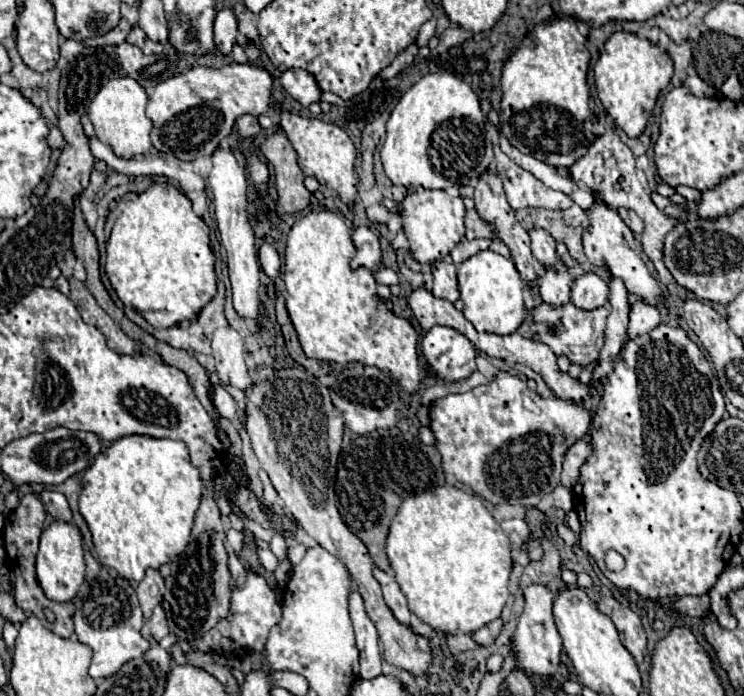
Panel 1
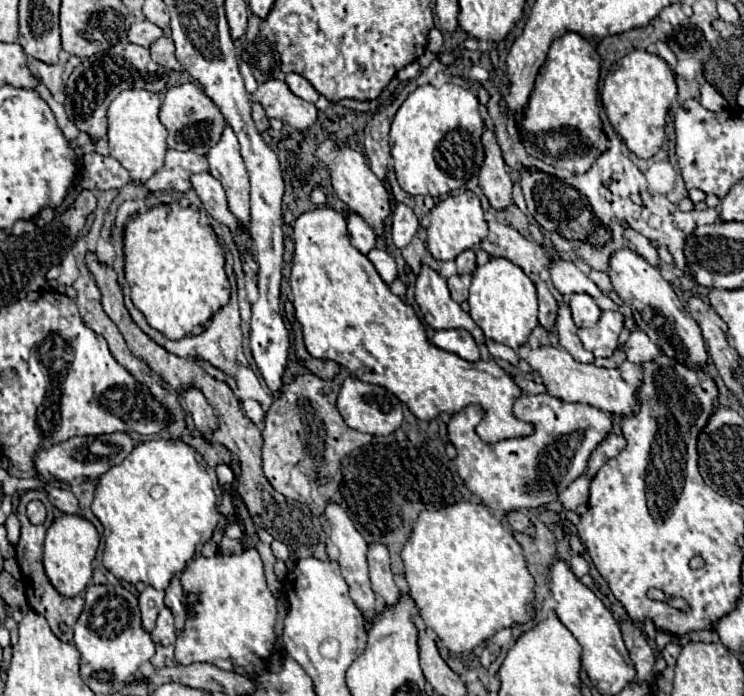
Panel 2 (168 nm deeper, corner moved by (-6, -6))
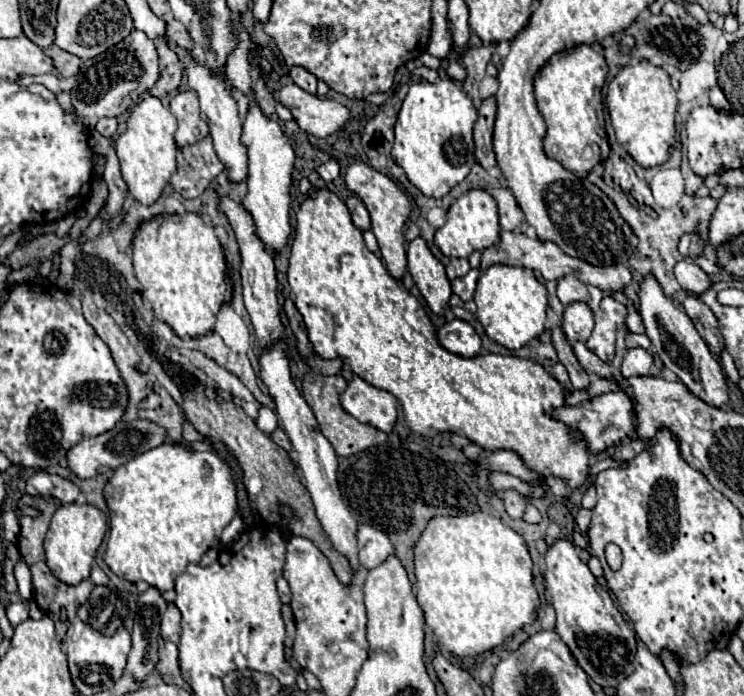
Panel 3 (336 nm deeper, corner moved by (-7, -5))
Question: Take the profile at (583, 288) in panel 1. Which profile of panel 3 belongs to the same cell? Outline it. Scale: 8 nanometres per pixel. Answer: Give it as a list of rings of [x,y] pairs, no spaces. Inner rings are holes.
[[[572,302],[564,310],[564,322],[562,322],[564,334],[568,340],[580,340],[586,342],[592,328],[594,328],[594,314],[584,302]]]

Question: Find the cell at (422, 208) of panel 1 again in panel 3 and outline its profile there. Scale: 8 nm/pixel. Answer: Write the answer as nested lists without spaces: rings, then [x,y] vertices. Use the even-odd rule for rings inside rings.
[[[468,190],[448,208],[448,220],[436,230],[434,244],[448,258],[468,258],[474,250],[484,250],[498,242],[500,224],[496,212],[496,200],[486,190]]]

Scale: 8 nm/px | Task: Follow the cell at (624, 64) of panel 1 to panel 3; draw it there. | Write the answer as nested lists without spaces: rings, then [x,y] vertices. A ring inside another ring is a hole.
[[[648,60],[624,66],[608,84],[606,104],[618,142],[640,166],[660,166],[670,158],[670,148],[676,142],[674,114],[678,100],[664,68],[654,66]]]

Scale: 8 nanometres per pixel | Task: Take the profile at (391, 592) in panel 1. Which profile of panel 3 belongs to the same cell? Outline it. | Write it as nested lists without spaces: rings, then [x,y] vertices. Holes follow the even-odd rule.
[[[360,524],[358,526],[358,554],[360,554],[360,564],[368,570],[380,566],[390,554],[394,554],[394,548],[388,540],[388,536],[380,530],[374,530],[372,526]]]

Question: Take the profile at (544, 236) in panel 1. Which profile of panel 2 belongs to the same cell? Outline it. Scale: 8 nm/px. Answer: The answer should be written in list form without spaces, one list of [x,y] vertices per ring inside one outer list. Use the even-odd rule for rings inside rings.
[[[559,261],[559,265],[551,265],[549,269],[551,281],[555,289],[561,295],[573,295],[573,293],[587,293],[595,299],[599,309],[603,311],[621,311],[621,307],[609,299],[581,269],[577,269],[571,261]]]

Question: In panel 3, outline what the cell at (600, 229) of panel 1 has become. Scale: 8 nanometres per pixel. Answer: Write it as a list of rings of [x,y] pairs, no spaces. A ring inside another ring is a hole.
[[[644,276],[638,286],[638,298],[640,298],[640,316],[646,326],[646,336],[652,342],[652,352],[660,356],[666,368],[670,368],[674,374],[680,376],[680,380],[686,384],[686,388],[702,398],[704,402],[712,406],[724,406],[728,402],[728,386],[726,376],[722,372],[720,362],[710,354],[706,342],[696,332],[696,326],[688,318],[688,314],[676,306],[660,288],[658,280],[654,276]]]

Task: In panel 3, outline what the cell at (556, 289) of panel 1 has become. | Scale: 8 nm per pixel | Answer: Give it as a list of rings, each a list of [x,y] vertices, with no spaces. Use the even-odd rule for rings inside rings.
[[[578,340],[572,342],[572,350],[588,374],[596,374],[596,376],[604,376],[604,378],[610,378],[616,374],[616,370],[610,364],[602,362],[594,352],[590,352],[584,342],[578,342]]]

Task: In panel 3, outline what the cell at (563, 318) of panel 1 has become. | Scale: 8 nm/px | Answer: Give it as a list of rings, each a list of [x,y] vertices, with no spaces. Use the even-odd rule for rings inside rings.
[[[606,296],[594,314],[596,326],[586,342],[586,346],[604,362],[612,362],[616,354],[616,330],[626,320],[626,306]]]

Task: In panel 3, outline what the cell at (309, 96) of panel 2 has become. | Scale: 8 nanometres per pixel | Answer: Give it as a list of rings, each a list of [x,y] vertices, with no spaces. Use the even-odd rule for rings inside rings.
[[[294,66],[294,68],[290,68],[290,78],[294,80],[296,86],[304,88],[306,92],[316,94],[316,82],[318,82],[318,80],[316,80],[308,70],[304,70],[304,68],[300,68],[300,66]]]

